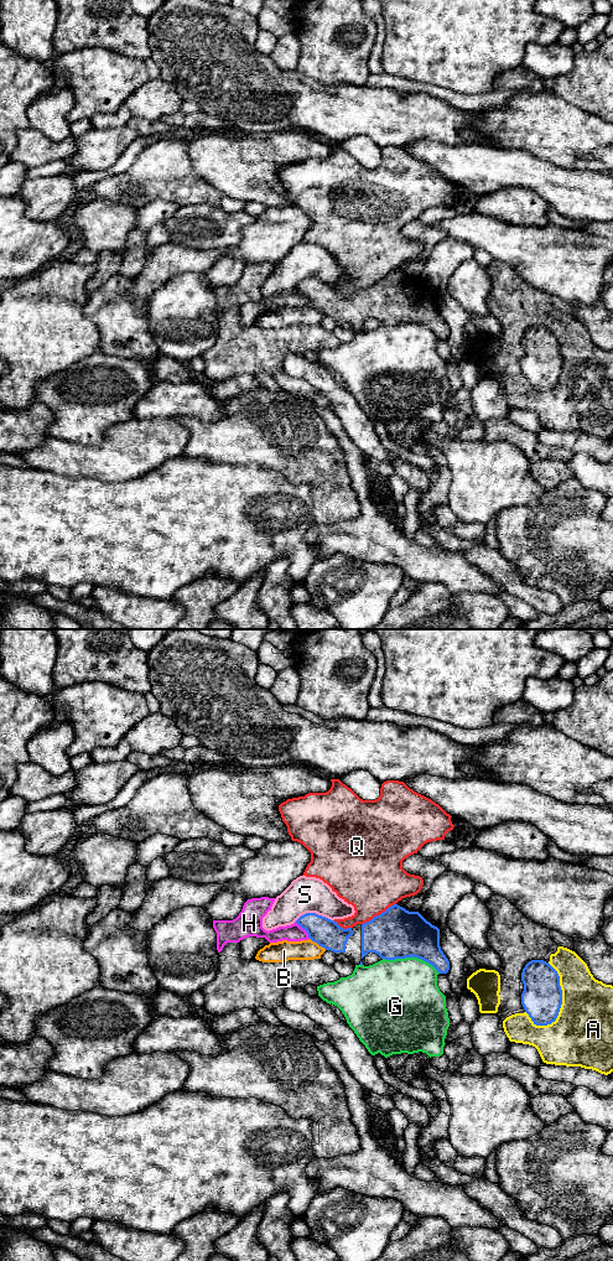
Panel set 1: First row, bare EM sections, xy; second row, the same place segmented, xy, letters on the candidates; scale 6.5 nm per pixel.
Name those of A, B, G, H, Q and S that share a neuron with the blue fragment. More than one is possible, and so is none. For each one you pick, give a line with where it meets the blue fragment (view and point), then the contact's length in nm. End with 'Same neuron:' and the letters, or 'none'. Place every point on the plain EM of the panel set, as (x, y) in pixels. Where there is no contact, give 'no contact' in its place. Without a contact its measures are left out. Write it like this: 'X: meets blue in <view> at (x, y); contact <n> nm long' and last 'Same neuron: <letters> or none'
Same neuron: none

